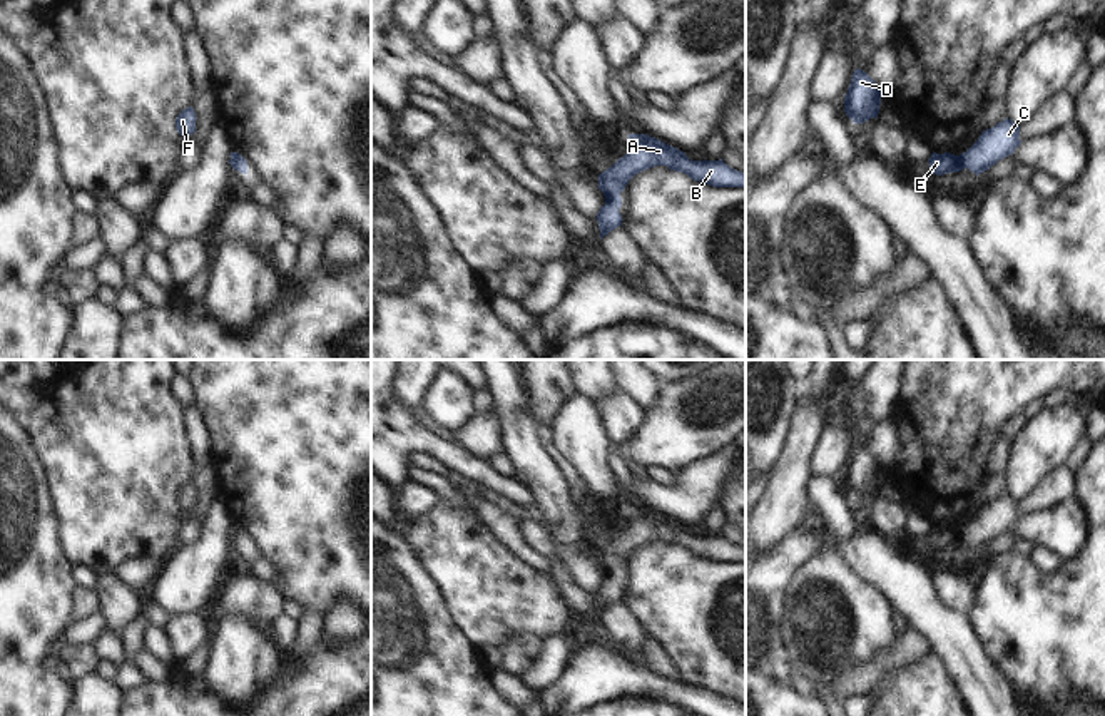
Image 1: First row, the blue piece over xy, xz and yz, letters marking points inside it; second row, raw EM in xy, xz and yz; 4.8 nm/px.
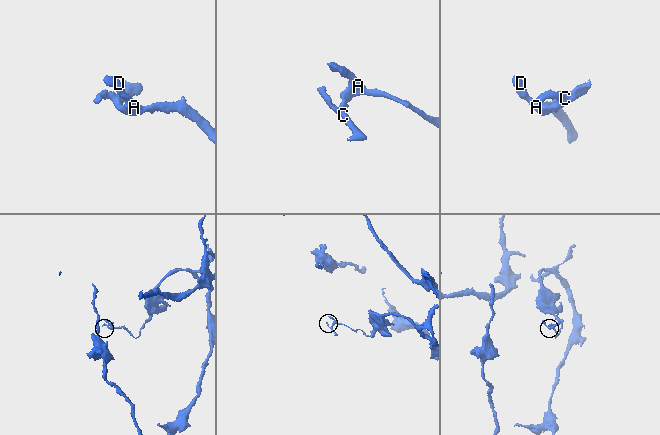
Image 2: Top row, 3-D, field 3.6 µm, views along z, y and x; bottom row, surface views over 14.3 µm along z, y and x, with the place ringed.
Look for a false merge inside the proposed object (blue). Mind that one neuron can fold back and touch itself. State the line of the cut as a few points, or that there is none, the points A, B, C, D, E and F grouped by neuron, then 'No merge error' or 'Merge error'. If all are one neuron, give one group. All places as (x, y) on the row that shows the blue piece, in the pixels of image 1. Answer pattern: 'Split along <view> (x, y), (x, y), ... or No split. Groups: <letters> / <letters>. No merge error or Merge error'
No split. Groups: A B C D E F. No merge error.

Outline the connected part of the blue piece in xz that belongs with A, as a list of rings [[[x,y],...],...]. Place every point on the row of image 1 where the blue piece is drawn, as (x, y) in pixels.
[[[629,134],[629,152],[612,167],[598,174],[598,189],[605,196],[605,204],[597,214],[600,239],[622,226],[620,192],[629,181],[650,167],[667,166],[670,171],[684,172],[690,179],[714,187],[744,187],[746,172],[729,167],[719,161],[690,161],[685,152],[647,134]]]

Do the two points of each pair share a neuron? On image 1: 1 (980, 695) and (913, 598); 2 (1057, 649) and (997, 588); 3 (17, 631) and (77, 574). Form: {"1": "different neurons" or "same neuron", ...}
{"1": "same neuron", "2": "same neuron", "3": "different neurons"}

